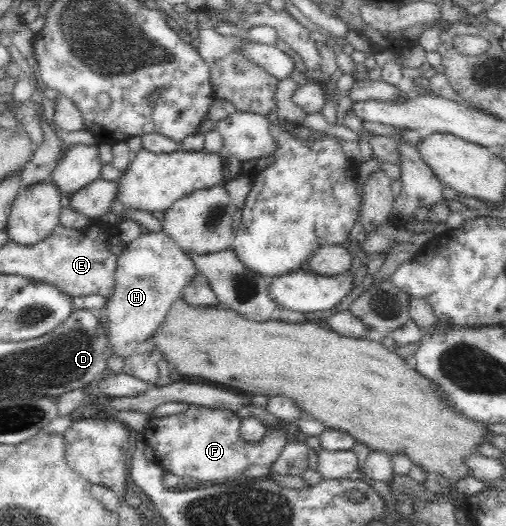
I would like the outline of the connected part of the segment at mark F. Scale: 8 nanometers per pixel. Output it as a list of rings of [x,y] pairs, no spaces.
[[[190,405],[184,413],[151,417],[142,433],[164,472],[196,482],[235,482],[242,479],[245,469],[255,464],[272,467],[284,446],[290,442],[292,433],[287,426],[270,426],[258,442],[245,441],[239,434],[240,421],[241,418],[230,410]]]

